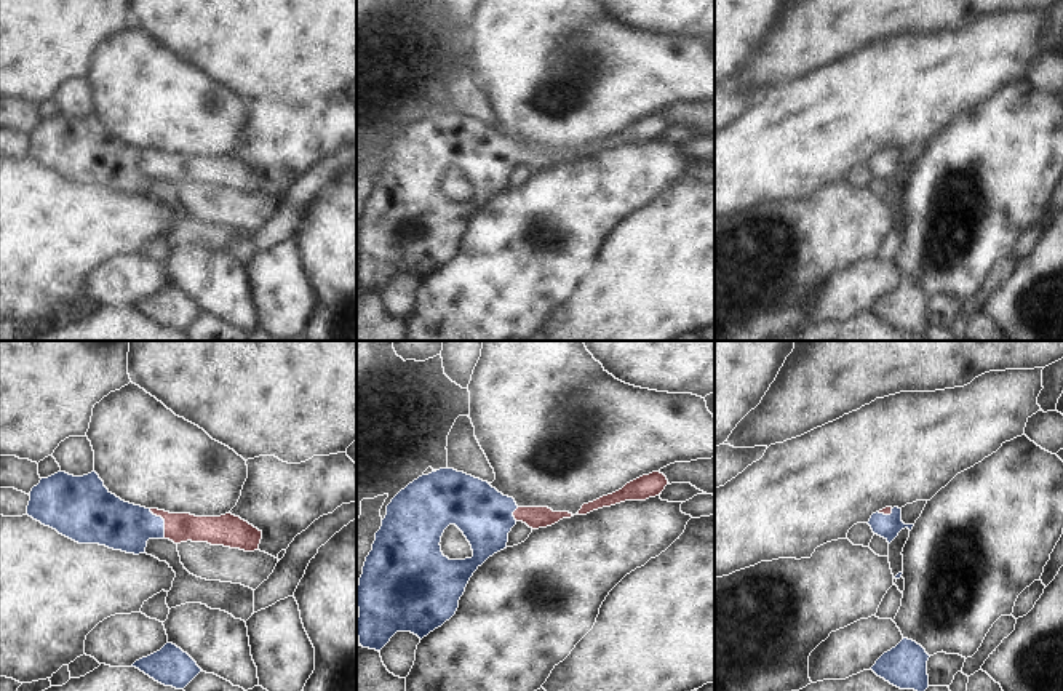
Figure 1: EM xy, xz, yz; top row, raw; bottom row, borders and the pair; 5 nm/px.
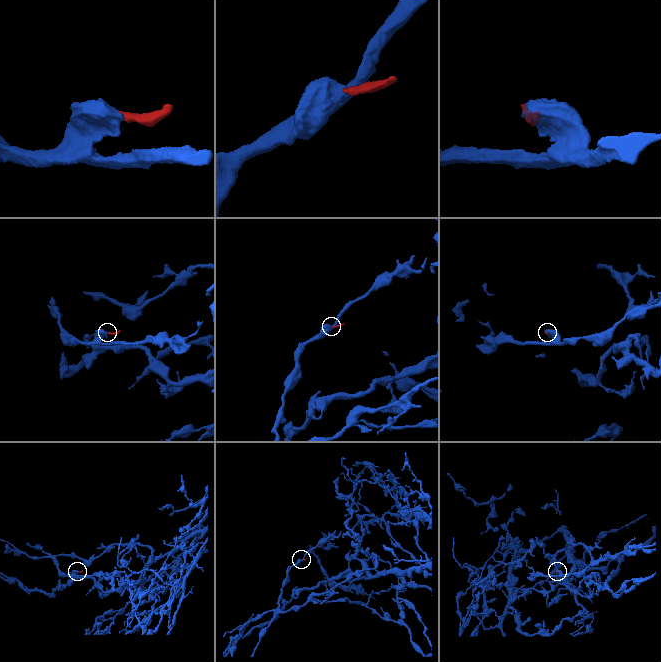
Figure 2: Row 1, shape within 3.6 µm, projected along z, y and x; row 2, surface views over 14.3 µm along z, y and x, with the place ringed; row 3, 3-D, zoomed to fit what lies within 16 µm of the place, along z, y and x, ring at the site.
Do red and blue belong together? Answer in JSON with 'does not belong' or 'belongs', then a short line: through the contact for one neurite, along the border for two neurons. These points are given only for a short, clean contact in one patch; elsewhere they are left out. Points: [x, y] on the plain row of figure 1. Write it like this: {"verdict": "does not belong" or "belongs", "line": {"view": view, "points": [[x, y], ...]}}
{"verdict": "belongs", "line": {"view": "xy", "points": [[179, 170], [165, 163], [119, 167]]}}

